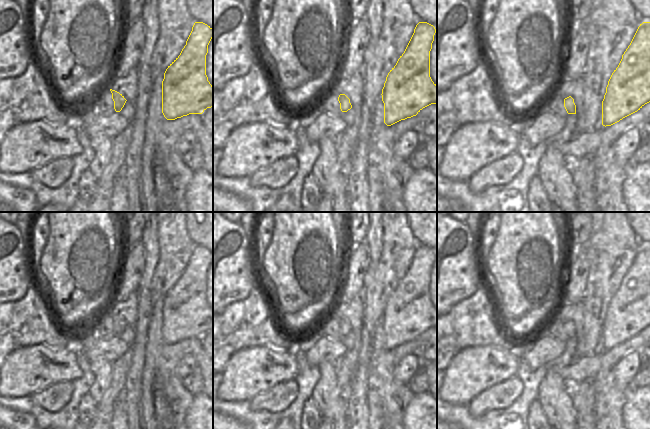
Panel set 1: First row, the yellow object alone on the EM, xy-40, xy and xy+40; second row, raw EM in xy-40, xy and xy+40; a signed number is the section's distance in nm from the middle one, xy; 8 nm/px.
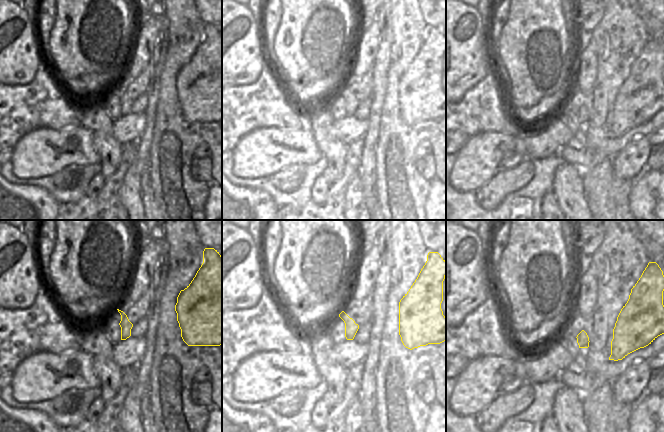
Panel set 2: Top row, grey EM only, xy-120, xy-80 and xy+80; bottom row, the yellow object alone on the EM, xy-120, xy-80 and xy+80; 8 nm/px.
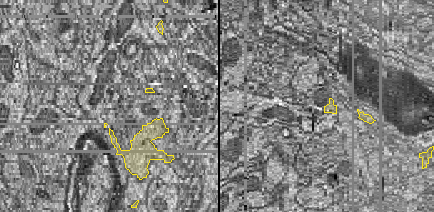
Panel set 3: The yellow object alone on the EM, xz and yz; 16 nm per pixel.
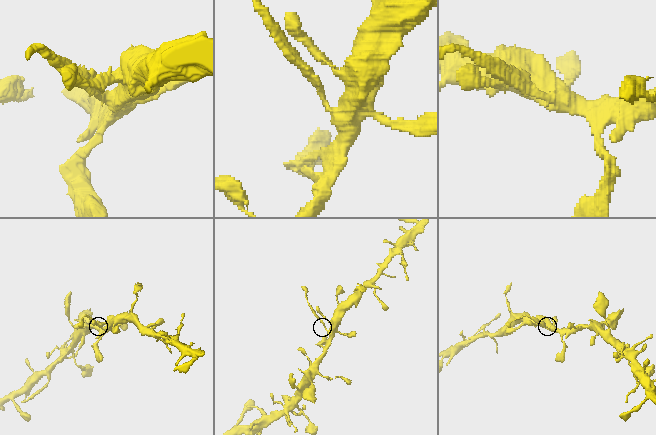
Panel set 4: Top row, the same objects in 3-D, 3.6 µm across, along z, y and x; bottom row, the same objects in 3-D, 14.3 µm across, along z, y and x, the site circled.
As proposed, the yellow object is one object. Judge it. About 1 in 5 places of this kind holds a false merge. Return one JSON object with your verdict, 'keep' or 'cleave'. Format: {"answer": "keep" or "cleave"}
{"answer": "keep"}

